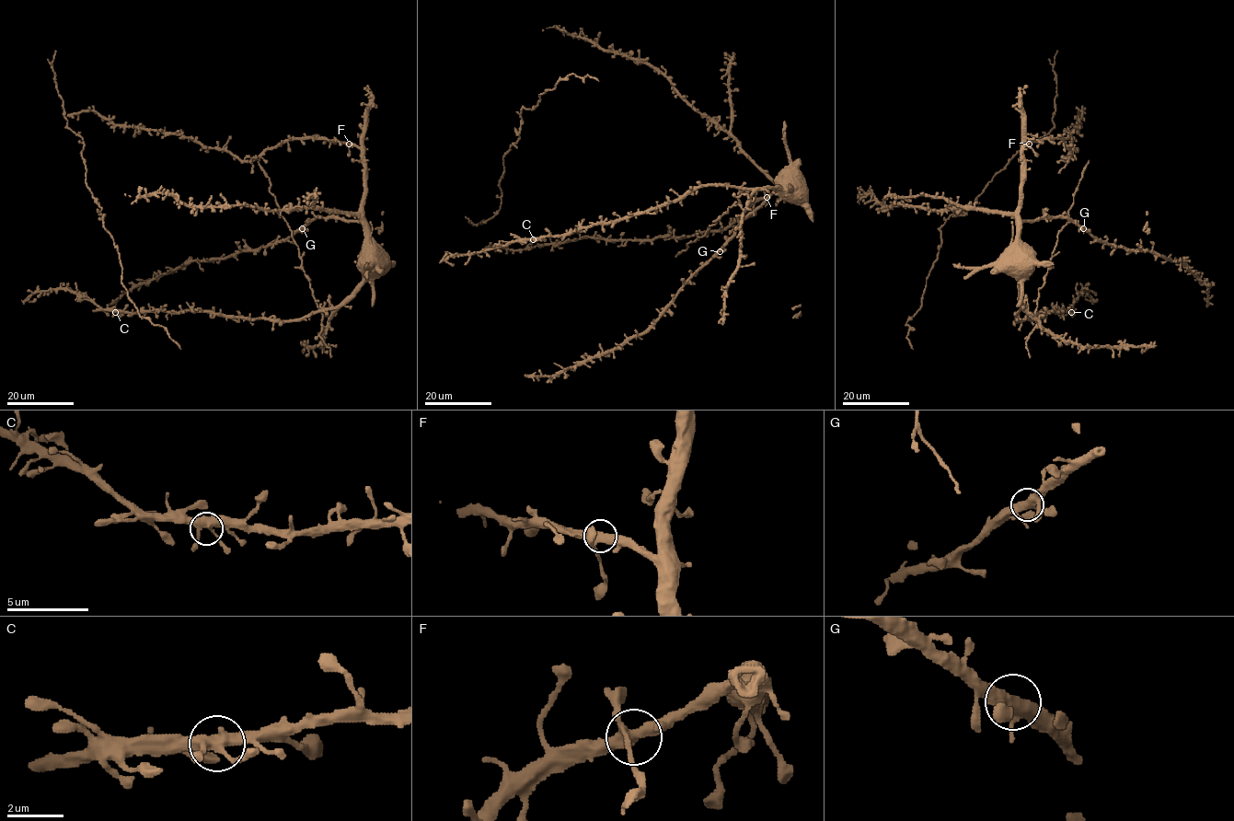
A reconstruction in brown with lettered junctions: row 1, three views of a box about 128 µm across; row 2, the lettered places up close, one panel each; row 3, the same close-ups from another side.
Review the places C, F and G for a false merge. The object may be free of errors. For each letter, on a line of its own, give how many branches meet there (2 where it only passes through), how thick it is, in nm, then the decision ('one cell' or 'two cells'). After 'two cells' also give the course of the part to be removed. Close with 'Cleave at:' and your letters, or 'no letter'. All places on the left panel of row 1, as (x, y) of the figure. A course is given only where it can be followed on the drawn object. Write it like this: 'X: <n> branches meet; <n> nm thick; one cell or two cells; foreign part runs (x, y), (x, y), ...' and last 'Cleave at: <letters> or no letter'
C: 4 branches meet; 400 nm thick; one cell
F: 4 branches meet; 380 nm thick; one cell
G: 4 branches meet; 380 nm thick; one cell
Cleave at: no letter

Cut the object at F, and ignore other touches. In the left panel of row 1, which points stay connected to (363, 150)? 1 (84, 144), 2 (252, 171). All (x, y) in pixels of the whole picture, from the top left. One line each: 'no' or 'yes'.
1: yes
2: no

